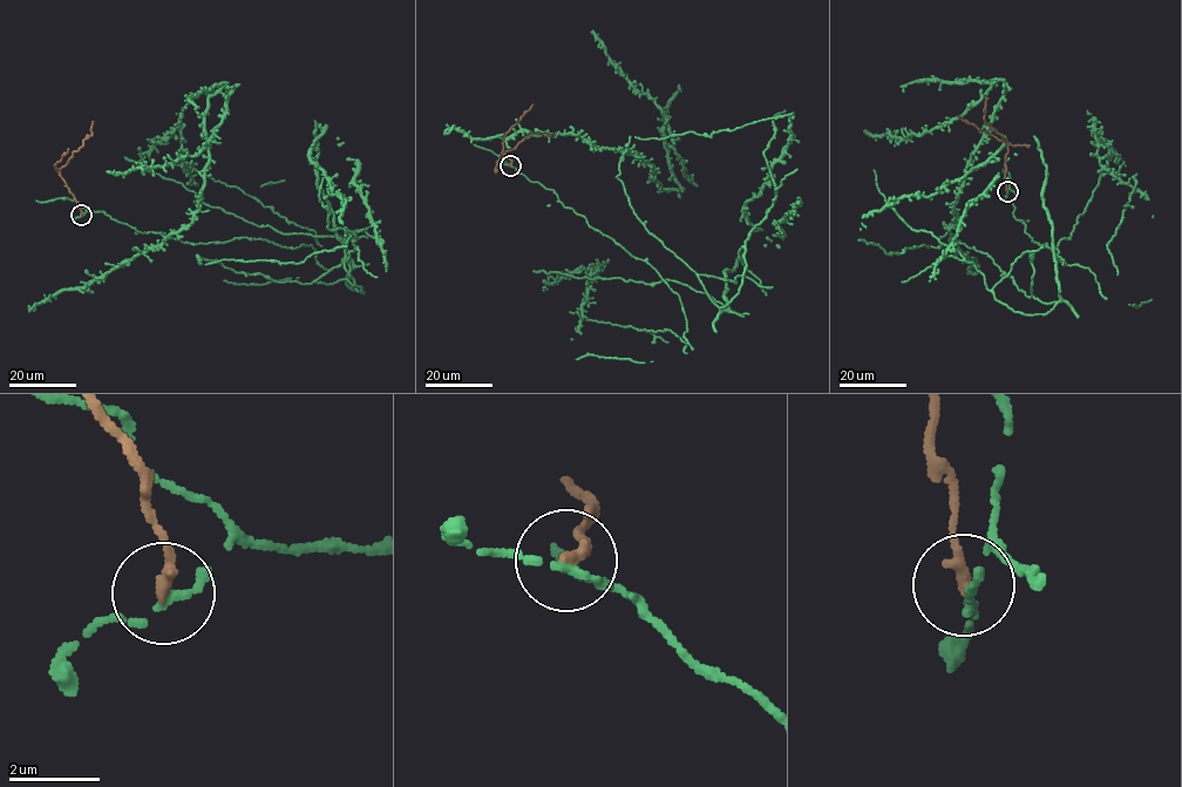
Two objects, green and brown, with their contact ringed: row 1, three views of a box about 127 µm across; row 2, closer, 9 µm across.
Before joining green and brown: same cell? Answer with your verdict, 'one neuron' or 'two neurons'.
two neurons

